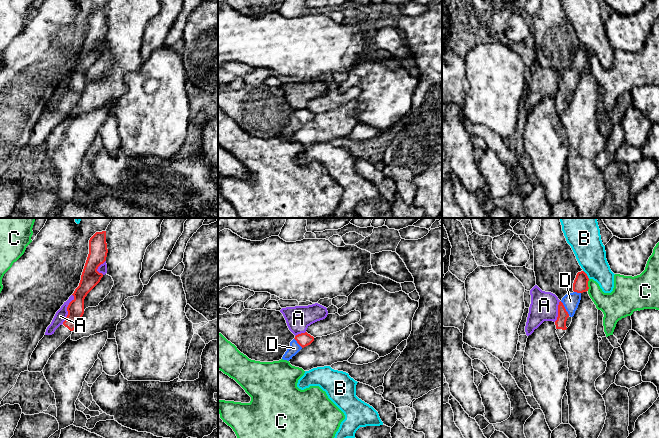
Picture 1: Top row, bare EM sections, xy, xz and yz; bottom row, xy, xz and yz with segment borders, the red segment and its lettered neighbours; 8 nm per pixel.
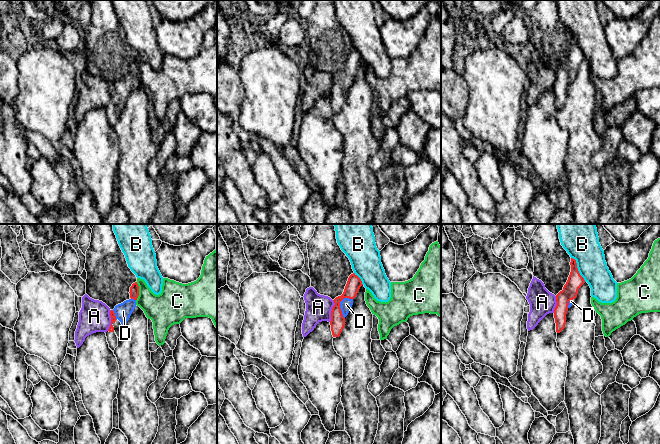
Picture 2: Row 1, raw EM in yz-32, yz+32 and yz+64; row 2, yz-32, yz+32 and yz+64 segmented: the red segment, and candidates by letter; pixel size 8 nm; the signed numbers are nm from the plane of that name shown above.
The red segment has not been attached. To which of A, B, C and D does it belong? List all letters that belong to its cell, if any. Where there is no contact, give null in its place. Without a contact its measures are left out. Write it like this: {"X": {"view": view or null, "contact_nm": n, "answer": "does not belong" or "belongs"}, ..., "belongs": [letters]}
{"A": {"view": "xy", "contact_nm": 260, "answer": "does not belong"}, "B": {"view": "yz", "contact_nm": 90, "answer": "does not belong"}, "C": {"view": "yz", "contact_nm": 100, "answer": "does not belong"}, "D": {"view": "yz", "contact_nm": 140, "answer": "belongs"}, "belongs": ["D"]}

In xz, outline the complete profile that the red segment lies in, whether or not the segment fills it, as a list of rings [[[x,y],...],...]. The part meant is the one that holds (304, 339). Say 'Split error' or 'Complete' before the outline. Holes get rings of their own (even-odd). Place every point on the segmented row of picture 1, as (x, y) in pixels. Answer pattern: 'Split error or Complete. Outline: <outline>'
Split error. Outline: [[[307,332],[295,336],[290,342],[290,346],[283,355],[282,359],[289,361],[295,356],[302,348],[310,345],[314,341],[314,337]]]

